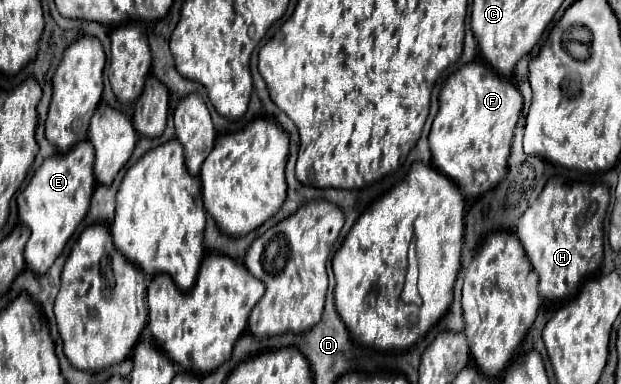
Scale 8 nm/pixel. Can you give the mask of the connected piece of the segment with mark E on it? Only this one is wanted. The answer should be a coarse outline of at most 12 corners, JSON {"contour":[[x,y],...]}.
{"contour":[[91,143],[47,157],[19,193],[27,267],[45,273],[83,221]]}

